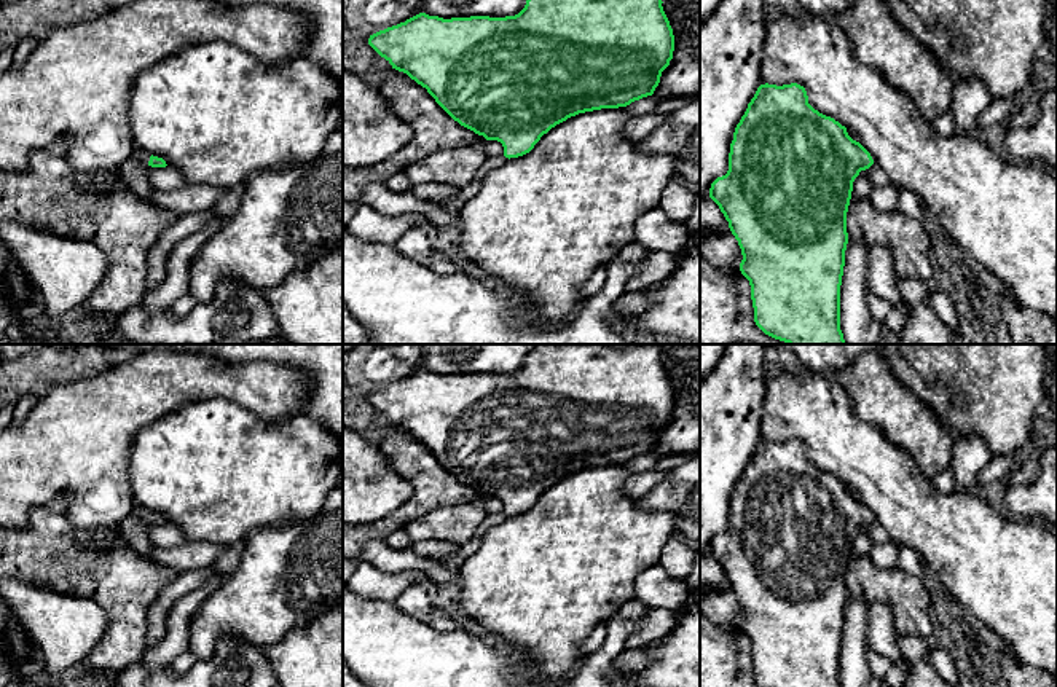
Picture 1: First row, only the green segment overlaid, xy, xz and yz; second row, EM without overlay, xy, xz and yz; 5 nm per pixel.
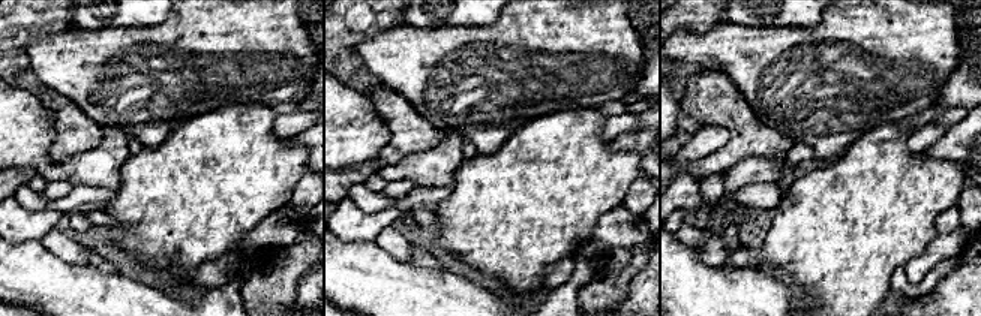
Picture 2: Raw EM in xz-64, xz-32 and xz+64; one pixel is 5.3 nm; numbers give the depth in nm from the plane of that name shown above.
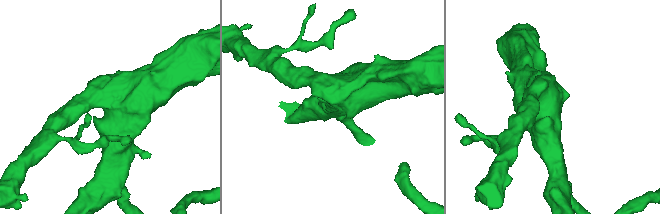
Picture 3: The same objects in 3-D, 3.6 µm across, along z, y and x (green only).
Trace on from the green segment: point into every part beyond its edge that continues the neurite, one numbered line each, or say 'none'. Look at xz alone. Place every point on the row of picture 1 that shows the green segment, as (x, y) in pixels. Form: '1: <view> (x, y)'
1: xz (466, 193)

